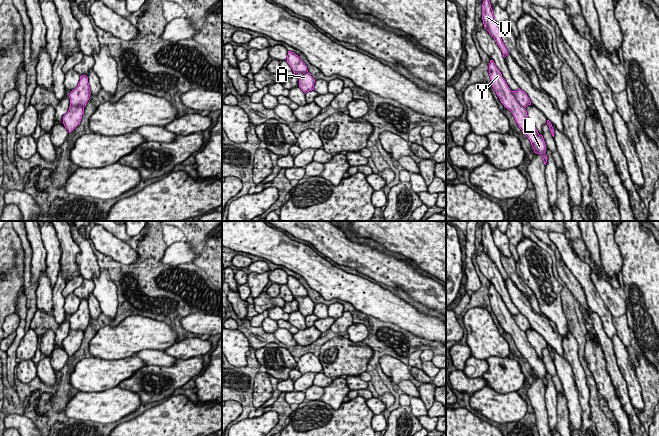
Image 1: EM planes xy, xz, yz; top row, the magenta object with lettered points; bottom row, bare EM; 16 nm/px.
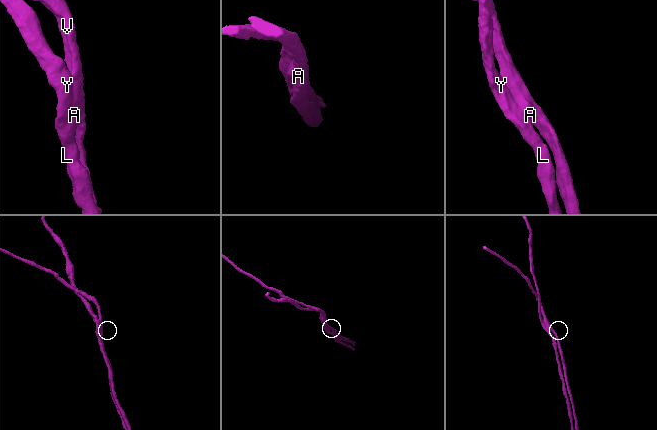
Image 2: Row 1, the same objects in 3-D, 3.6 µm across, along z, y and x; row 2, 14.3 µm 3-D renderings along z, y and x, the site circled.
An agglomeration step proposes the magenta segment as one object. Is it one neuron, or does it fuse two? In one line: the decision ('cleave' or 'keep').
keep

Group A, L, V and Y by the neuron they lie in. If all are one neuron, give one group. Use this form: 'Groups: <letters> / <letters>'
Groups: A L V Y

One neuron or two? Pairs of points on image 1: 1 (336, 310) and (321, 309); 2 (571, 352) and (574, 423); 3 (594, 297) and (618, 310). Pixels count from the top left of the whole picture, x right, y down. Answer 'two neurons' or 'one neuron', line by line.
1: two neurons
2: two neurons
3: two neurons

